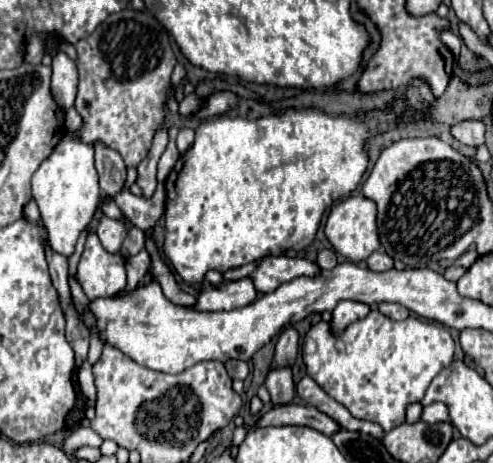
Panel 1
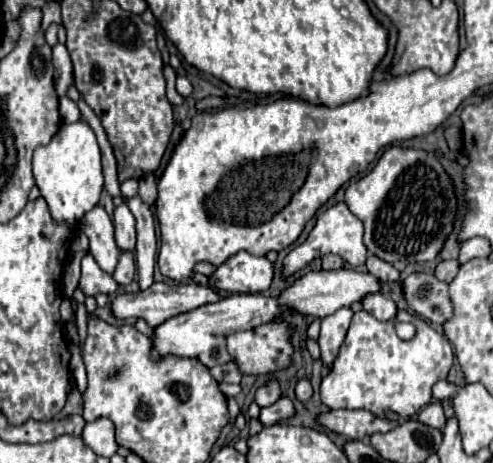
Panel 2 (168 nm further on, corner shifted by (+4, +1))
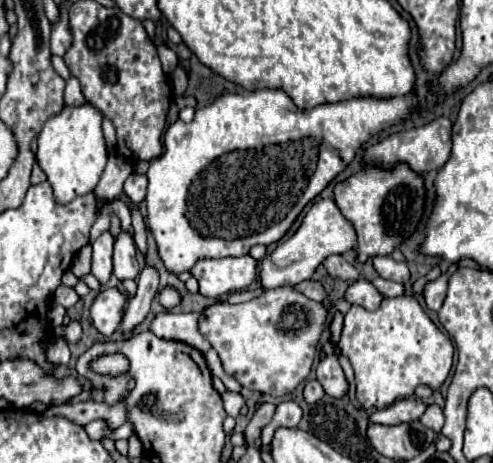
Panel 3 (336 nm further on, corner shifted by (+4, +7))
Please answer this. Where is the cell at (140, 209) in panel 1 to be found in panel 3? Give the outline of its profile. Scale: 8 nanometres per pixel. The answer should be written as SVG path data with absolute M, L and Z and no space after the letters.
M121 231L115 239L115 253L113 253L113 275L123 279L135 279L139 275L141 267L137 263L137 247L129 233Z

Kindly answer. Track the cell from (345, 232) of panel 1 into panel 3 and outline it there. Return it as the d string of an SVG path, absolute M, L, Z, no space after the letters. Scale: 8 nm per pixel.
M319 199L311 205L307 215L303 217L303 223L299 229L285 241L281 241L271 255L267 255L261 261L259 277L263 289L275 289L281 285L297 285L305 279L311 279L317 267L329 257L329 255L343 255L351 251L357 243L353 225L341 215L333 199Z

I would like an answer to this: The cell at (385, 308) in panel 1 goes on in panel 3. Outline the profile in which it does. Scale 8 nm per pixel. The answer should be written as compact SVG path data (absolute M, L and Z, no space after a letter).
M357 279L353 285L349 285L349 289L345 291L345 299L351 305L361 305L367 311L377 311L383 297L381 293L377 293L377 289L369 283L369 281L361 281Z

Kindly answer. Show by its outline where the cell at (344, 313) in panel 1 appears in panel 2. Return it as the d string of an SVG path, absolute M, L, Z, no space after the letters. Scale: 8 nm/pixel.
M343 307L335 311L333 315L327 315L321 319L321 333L319 333L319 347L321 347L321 361L325 367L333 363L337 357L337 351L345 339L345 333L349 329L353 311L349 307Z

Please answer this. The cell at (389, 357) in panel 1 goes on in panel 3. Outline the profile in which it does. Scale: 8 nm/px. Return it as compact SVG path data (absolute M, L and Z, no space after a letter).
M405 295L383 299L381 307L373 313L353 305L345 315L337 347L351 361L357 377L357 399L367 411L371 407L385 409L397 399L411 397L417 385L439 391L453 363L451 339L437 329L415 297Z

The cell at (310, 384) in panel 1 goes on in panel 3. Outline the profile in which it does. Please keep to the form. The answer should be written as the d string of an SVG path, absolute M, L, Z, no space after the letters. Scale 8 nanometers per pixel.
M315 379L307 381L307 385L305 385L305 401L307 403L317 403L323 395L325 395L325 391L319 381L315 381Z

